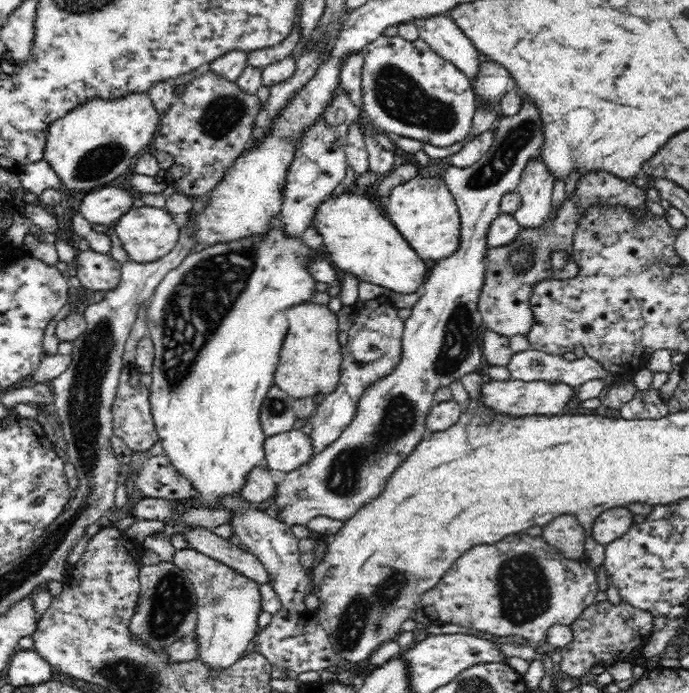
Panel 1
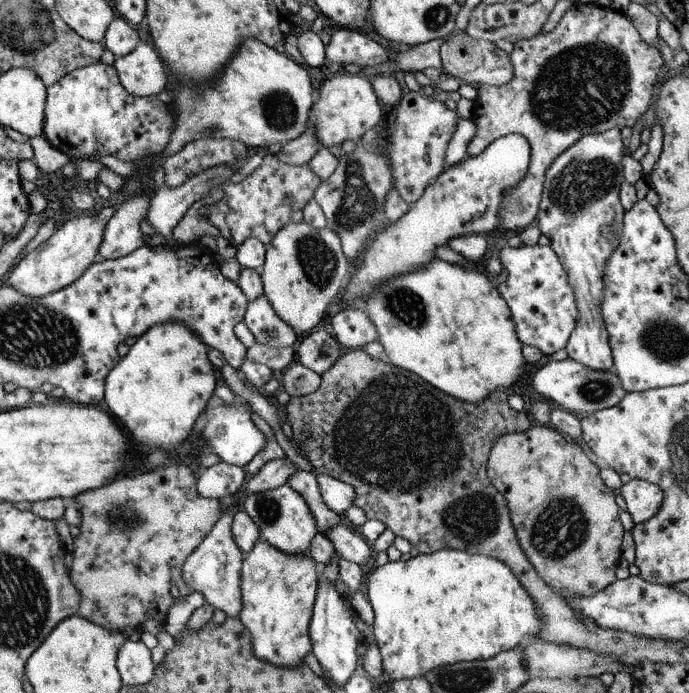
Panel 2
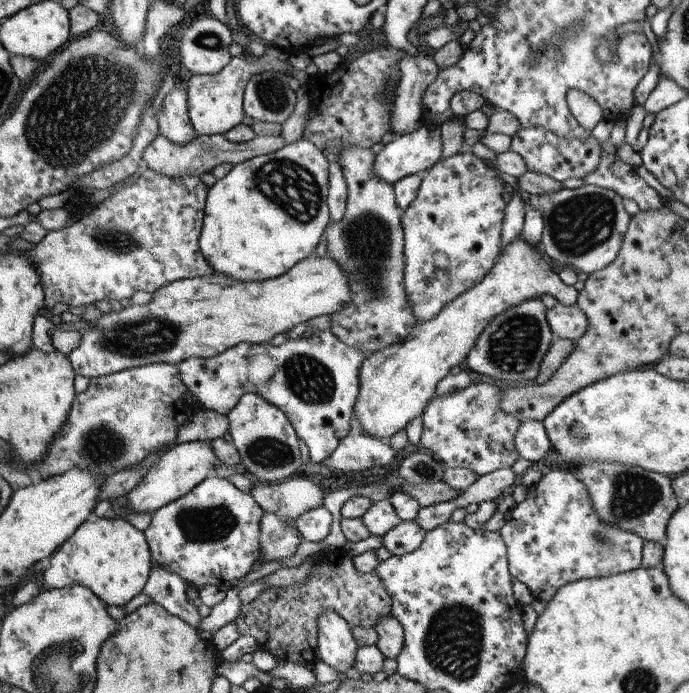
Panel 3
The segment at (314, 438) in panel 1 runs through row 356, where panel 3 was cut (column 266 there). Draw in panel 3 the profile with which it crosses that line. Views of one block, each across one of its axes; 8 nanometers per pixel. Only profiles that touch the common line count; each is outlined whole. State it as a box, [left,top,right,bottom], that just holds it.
[176,326,367,462]

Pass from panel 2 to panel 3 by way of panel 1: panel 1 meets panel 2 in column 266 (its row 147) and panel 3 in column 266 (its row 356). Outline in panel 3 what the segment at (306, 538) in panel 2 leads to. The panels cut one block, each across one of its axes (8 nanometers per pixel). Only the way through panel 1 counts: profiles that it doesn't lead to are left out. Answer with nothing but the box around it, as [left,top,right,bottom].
[225,393,300,483]

